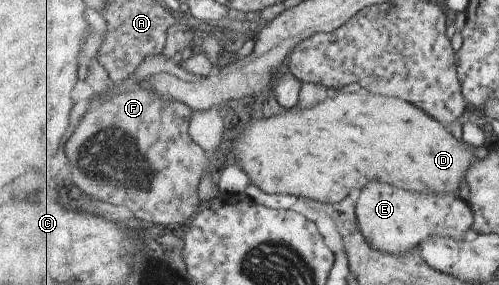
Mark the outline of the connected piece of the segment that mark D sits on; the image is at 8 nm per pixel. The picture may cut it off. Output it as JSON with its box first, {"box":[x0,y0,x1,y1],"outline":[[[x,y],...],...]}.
{"box":[234,88,482,203],"outline":[[[355,88],[349,90],[340,91],[335,97],[328,97],[326,101],[314,105],[312,109],[300,109],[300,111],[288,111],[283,110],[284,113],[278,115],[272,115],[272,117],[263,116],[260,121],[258,118],[251,118],[242,124],[240,128],[242,133],[240,137],[236,139],[234,143],[234,162],[240,163],[242,169],[248,173],[252,184],[256,185],[260,190],[266,193],[285,193],[292,194],[298,197],[306,197],[314,201],[320,201],[320,203],[338,203],[342,199],[348,197],[348,193],[352,189],[362,189],[366,187],[368,179],[378,179],[378,181],[384,181],[384,183],[392,183],[392,185],[398,185],[400,189],[406,189],[406,191],[416,191],[416,193],[455,193],[458,194],[460,181],[466,181],[466,175],[470,171],[470,165],[474,167],[474,163],[478,161],[478,158],[482,155],[481,149],[477,149],[474,145],[468,145],[466,141],[458,141],[447,126],[440,123],[437,119],[434,119],[431,115],[428,115],[423,109],[412,105],[403,99],[397,97],[386,97],[385,95],[378,95],[370,93],[364,88]]]}

